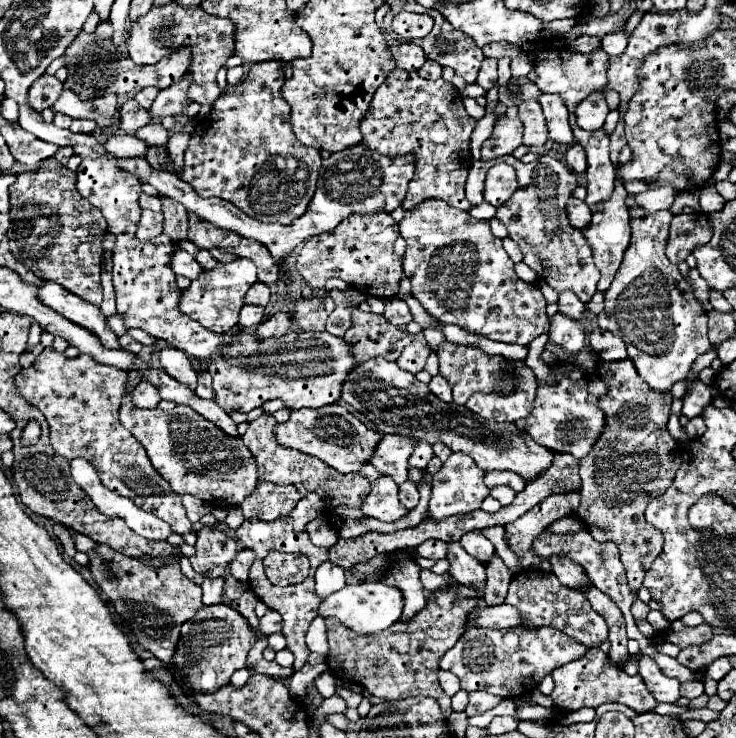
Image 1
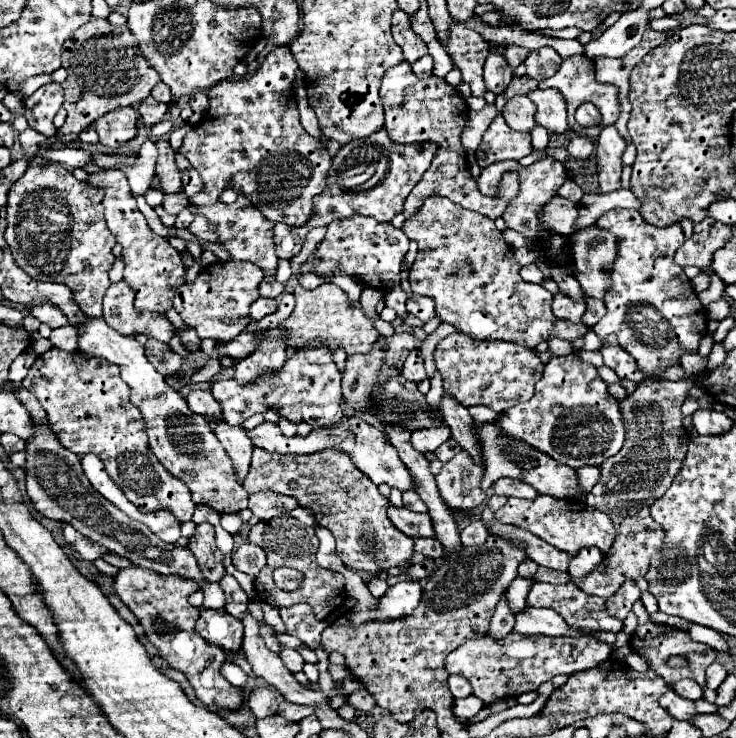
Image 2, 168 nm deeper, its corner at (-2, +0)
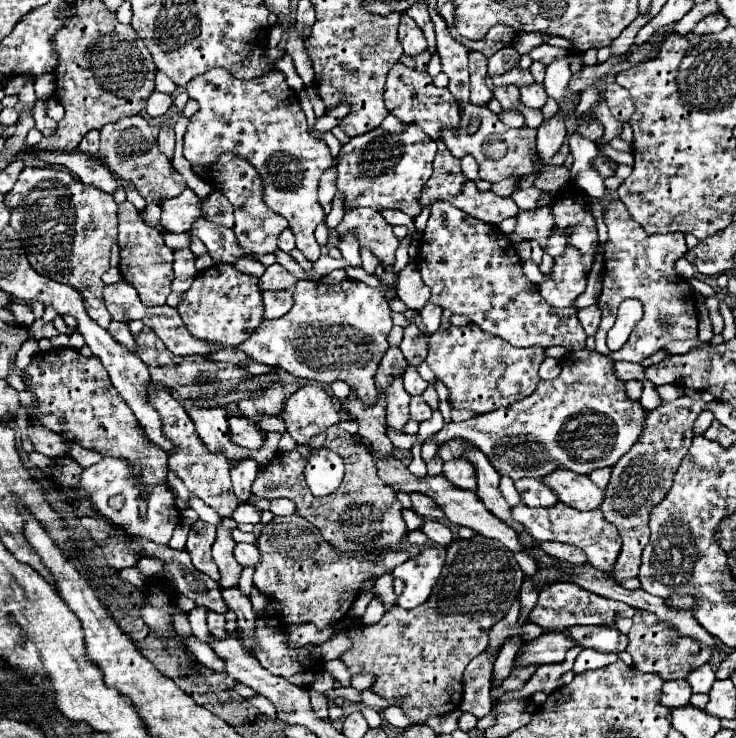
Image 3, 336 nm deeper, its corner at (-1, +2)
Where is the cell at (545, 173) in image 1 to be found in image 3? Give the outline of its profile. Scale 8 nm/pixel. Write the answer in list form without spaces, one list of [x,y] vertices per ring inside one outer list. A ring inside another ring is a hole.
[[[556,114],[548,120],[542,122],[542,126],[538,128],[538,154],[544,162],[544,166],[550,164],[550,158],[558,152],[558,148],[562,146],[566,138],[566,124],[562,114]]]

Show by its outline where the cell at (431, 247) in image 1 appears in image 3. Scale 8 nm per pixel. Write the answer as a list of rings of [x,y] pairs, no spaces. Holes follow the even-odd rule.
[[[434,202],[430,220],[420,236],[420,252],[416,258],[418,270],[422,272],[422,280],[426,286],[430,286],[432,296],[430,302],[452,310],[454,314],[470,316],[474,324],[478,324],[484,332],[498,336],[512,346],[564,346],[568,352],[584,348],[586,344],[586,332],[576,316],[576,310],[570,308],[552,308],[546,304],[546,300],[540,296],[538,288],[524,276],[520,258],[510,244],[510,240],[490,224],[482,224],[482,220],[474,220],[472,216],[466,216],[462,210],[452,208],[452,204],[446,202]]]

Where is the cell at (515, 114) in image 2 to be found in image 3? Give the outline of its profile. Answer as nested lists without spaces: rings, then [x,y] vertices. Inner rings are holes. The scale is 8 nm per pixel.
[[[496,86],[494,88],[494,98],[502,104],[504,110],[512,110],[520,102],[516,86]]]

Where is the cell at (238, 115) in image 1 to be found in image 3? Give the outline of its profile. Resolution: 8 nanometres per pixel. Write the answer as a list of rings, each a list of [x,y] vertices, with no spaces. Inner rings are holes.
[[[222,68],[208,70],[186,84],[186,92],[200,104],[200,110],[190,118],[188,130],[184,134],[184,158],[190,164],[206,164],[218,160],[222,152],[238,152],[244,160],[254,164],[264,180],[264,200],[266,206],[284,216],[296,236],[296,248],[306,256],[306,260],[316,262],[320,258],[320,246],[314,238],[316,226],[324,220],[324,210],[318,204],[318,180],[324,170],[332,166],[332,156],[324,140],[316,140],[308,132],[308,122],[300,106],[298,92],[288,88],[286,78],[280,70],[270,70],[266,76],[254,80],[238,80]]]

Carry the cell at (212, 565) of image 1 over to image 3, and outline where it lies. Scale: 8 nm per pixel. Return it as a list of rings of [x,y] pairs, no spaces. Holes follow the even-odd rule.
[[[198,520],[188,534],[188,544],[186,544],[186,552],[192,556],[192,564],[198,572],[210,576],[212,580],[220,580],[220,572],[218,566],[212,560],[210,548],[214,544],[214,528],[212,524],[206,524],[202,520]]]

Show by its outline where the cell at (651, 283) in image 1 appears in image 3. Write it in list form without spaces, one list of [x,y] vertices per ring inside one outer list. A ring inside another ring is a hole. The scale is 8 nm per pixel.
[[[614,200],[608,204],[606,214],[604,214],[604,222],[608,226],[608,244],[606,244],[606,252],[604,252],[604,276],[602,276],[602,294],[598,298],[598,308],[602,310],[602,322],[600,328],[596,332],[596,350],[604,356],[610,356],[612,360],[628,360],[628,362],[642,362],[644,358],[652,356],[654,352],[662,350],[668,342],[673,340],[687,340],[698,338],[698,310],[696,310],[696,302],[694,302],[694,292],[688,286],[688,282],[684,278],[680,278],[674,272],[674,262],[678,258],[682,258],[688,252],[688,246],[684,242],[684,236],[680,232],[674,234],[646,234],[644,228],[632,220],[632,216],[628,214],[628,210],[624,208],[624,204],[620,200]],[[626,298],[638,298],[644,306],[644,316],[642,320],[636,324],[636,330],[632,330],[628,342],[616,350],[610,352],[606,348],[606,332],[614,326],[616,320],[616,310],[620,306],[622,300]],[[658,320],[674,320],[674,324],[670,324],[670,328],[662,328],[662,324]]]

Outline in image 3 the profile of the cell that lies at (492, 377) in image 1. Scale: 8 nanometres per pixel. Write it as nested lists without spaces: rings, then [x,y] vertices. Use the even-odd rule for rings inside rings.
[[[468,324],[430,334],[430,352],[426,362],[448,388],[452,408],[470,408],[476,414],[486,414],[530,396],[540,380],[538,368],[544,358],[546,354],[540,346],[516,348],[498,336],[482,332],[476,324]]]

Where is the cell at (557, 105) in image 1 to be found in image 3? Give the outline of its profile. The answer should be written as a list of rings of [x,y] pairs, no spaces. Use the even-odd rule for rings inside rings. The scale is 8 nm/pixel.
[[[530,84],[520,88],[520,100],[528,108],[542,108],[546,102],[546,90],[542,84]]]

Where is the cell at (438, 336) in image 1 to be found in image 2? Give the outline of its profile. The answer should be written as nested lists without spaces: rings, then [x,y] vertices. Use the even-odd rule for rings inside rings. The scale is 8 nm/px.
[[[413,294],[413,296],[407,300],[407,312],[415,314],[421,322],[429,322],[429,320],[435,316],[435,306],[433,306],[431,298]]]

